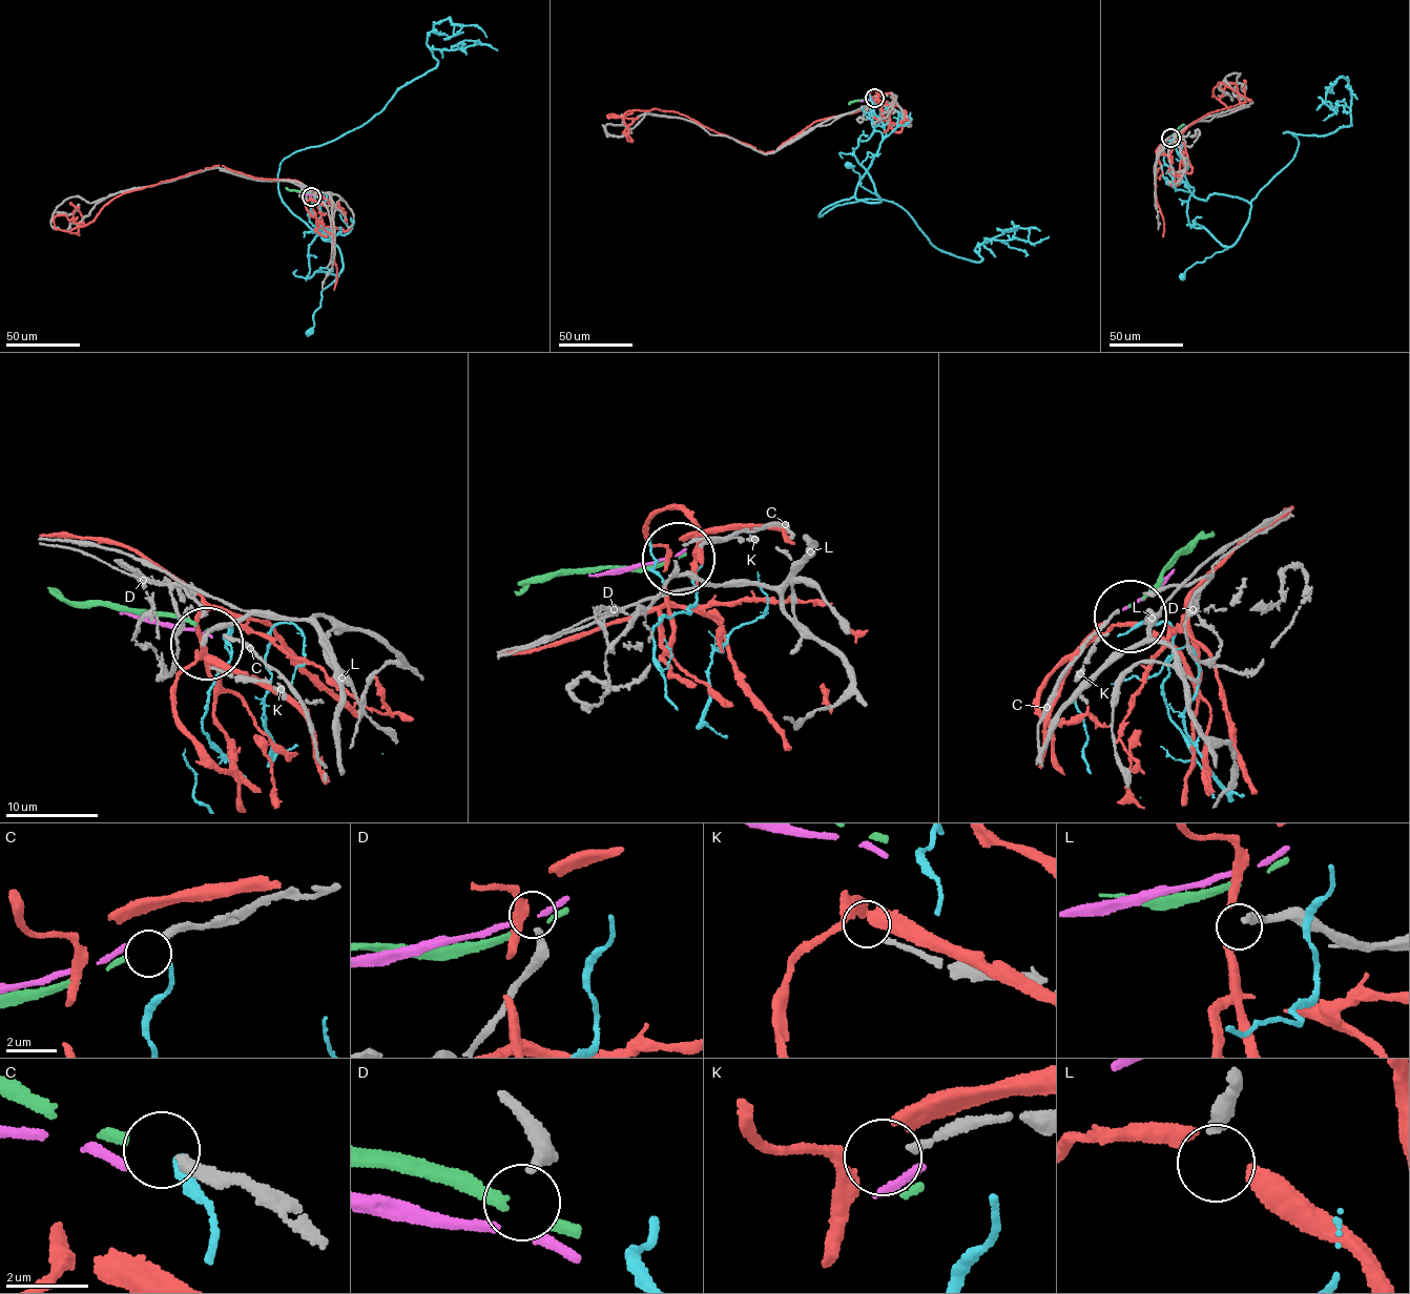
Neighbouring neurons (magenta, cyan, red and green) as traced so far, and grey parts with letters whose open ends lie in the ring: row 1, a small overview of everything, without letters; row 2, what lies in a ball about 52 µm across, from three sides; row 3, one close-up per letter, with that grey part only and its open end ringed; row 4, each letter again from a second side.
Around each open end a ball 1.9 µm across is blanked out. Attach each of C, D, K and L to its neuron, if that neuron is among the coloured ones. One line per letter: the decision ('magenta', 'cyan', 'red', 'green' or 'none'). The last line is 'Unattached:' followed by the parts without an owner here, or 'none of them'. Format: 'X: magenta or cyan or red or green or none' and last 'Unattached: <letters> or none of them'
C: green
D: none
K: none
L: none
Unattached: D, K, L

